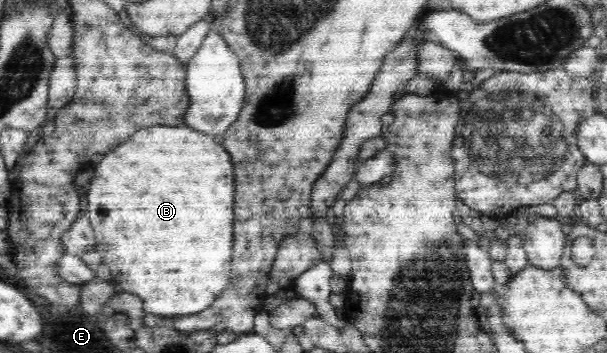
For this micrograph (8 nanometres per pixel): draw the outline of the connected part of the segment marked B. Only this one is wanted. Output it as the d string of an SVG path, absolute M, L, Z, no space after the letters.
M155 124L137 130L126 142L104 154L90 181L87 193L87 214L95 231L96 245L102 251L102 263L107 265L111 283L123 292L131 292L143 300L145 312L151 315L179 316L197 314L213 304L213 300L227 288L231 278L231 248L233 248L233 165L219 138L193 130L184 124L163 126Z

